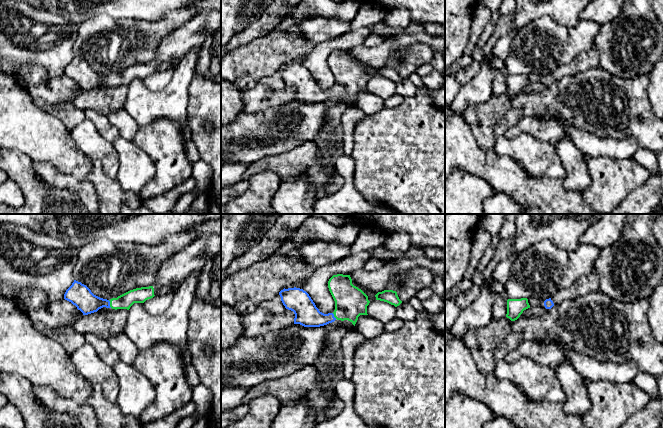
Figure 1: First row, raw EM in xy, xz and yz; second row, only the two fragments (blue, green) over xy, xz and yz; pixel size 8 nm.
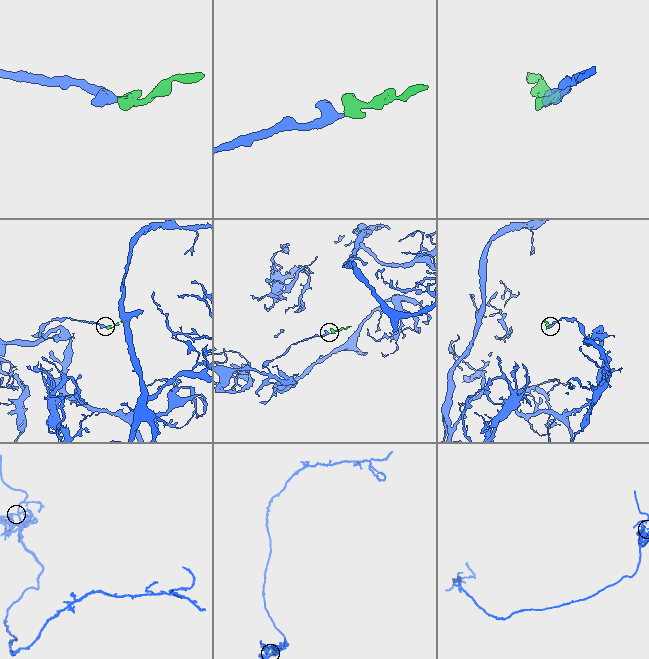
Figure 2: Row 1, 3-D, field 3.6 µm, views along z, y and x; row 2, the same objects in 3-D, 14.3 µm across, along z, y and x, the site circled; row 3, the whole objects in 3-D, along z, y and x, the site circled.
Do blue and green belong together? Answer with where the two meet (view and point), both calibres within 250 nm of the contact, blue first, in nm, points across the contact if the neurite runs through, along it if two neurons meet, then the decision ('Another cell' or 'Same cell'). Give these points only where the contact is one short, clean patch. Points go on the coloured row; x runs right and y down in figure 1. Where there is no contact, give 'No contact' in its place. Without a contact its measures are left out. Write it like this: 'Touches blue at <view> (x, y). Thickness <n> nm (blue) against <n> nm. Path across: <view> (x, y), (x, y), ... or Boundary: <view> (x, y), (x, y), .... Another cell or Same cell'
Touches blue at xy (109, 304). Thickness 180 nm (blue) against 120 nm. Path across: xy (80, 295), (88, 303), (109, 304), (125, 301). Same cell

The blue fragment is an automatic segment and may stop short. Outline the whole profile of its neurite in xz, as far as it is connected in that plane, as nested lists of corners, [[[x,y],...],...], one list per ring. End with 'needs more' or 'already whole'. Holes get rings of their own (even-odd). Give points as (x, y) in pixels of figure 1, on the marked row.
[[[333,275],[328,281],[329,291],[335,301],[333,313],[319,311],[309,294],[300,288],[288,288],[279,292],[286,309],[295,314],[294,324],[304,327],[320,327],[337,320],[348,320],[354,326],[360,315],[367,314],[368,296],[352,284],[350,275]]] | needs more

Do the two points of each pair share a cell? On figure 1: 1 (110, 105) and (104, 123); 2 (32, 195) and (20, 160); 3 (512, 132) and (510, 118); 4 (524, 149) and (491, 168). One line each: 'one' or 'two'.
1: two
2: one
3: two
4: two

